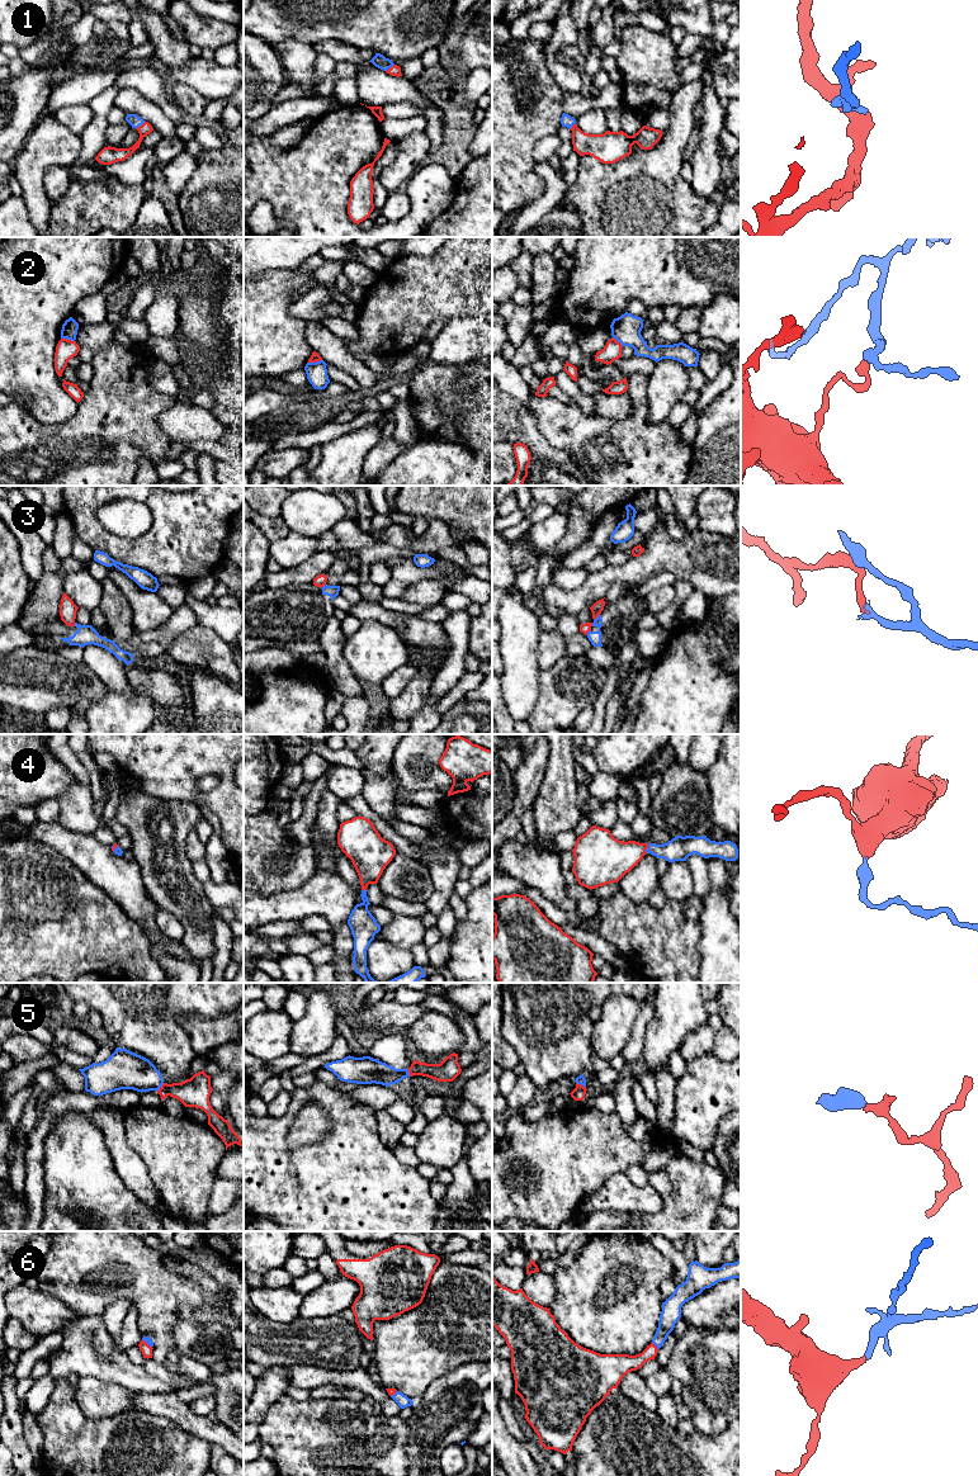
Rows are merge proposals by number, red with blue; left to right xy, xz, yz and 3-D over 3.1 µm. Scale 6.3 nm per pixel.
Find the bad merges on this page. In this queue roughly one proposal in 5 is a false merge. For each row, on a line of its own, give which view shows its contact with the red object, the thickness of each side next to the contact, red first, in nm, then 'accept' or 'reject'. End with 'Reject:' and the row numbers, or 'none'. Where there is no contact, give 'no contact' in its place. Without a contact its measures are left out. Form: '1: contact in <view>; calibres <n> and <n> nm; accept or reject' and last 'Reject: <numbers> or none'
1: contact in xy; calibres 100 and 80 nm; accept
2: contact in xy; calibres 130 and 100 nm; reject
3: contact in yz; calibres 70 and 80 nm; reject
4: contact in yz; calibres 260 and 160 nm; accept
5: contact in xy; calibres 190 and 240 nm; accept
6: contact in yz; calibres 140 and 130 nm; accept
Reject: 2, 3

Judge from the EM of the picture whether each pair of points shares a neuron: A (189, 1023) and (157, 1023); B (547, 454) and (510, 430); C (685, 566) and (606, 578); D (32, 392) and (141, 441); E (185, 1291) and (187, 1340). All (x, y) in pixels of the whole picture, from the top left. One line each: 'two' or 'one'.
A: two
B: one
C: one
D: two
E: two

